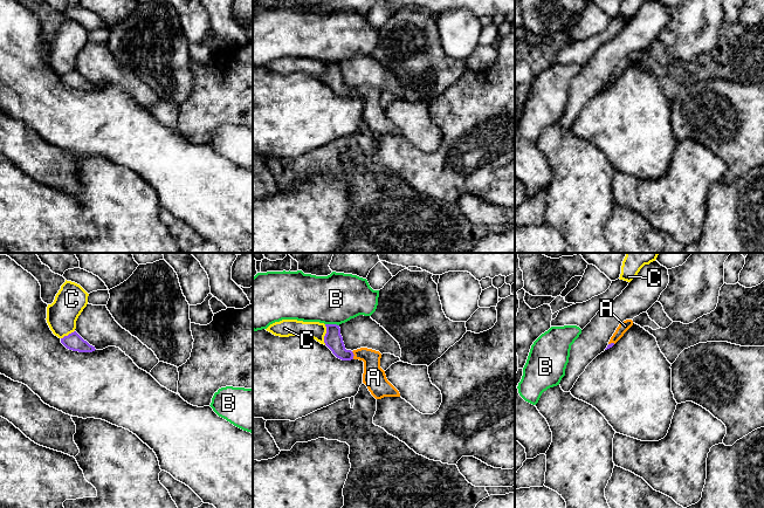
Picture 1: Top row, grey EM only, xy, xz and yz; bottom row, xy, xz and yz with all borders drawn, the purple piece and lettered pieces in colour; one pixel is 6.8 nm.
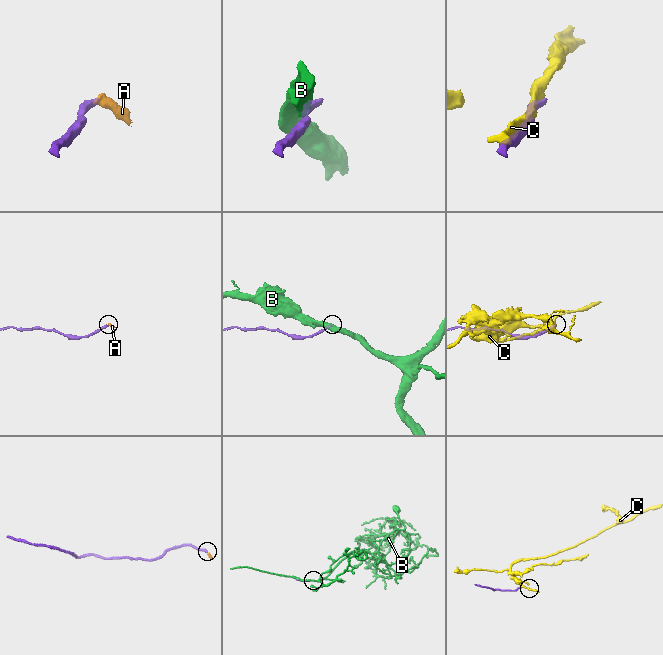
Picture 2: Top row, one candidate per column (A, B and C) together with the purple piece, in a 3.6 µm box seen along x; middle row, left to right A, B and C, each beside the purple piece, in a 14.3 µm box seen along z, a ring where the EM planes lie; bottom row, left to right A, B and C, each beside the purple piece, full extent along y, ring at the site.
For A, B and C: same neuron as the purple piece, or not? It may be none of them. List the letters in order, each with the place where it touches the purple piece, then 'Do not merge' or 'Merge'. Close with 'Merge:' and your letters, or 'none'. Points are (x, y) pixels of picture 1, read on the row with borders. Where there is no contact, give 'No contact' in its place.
A: Touches purple at xz (353, 355). Merge
B: Touches purple at xz (332, 324). Do not merge
C: Touches purple at xz (325, 335). Do not merge
Merge: A

